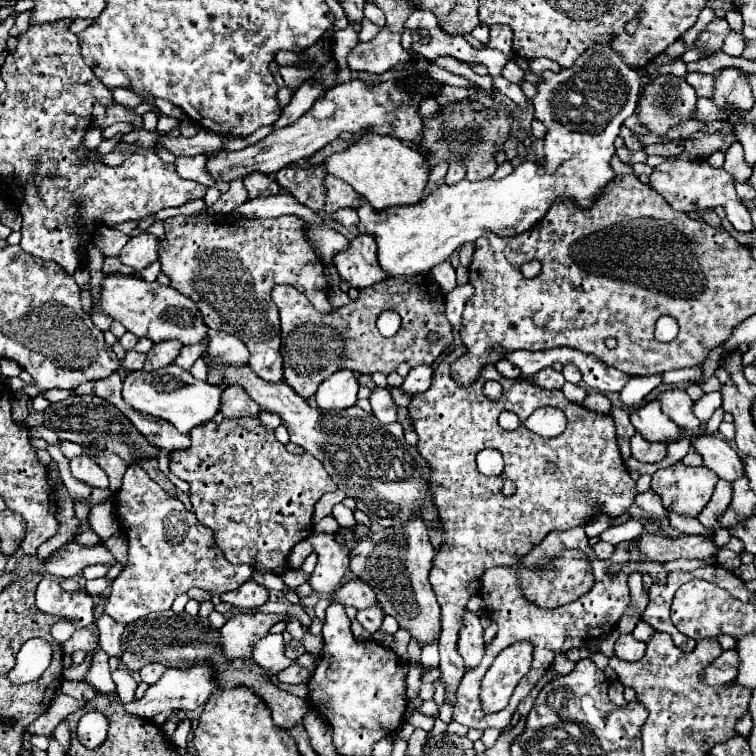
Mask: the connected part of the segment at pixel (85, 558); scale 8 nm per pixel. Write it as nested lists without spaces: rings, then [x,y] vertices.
[[[71,541],[43,561],[43,571],[53,577],[69,579],[81,573],[85,565],[95,565],[95,563],[115,565],[115,557],[101,543],[95,547],[83,547]]]

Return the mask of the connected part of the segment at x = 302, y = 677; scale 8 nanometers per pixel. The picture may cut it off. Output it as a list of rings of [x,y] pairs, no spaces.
[[[297,661],[279,673],[279,681],[285,681],[285,683],[297,685],[297,683],[309,683],[309,679],[311,679],[311,671],[307,667],[301,667]]]

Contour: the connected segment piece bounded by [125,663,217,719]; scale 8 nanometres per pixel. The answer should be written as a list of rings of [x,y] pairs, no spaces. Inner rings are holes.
[[[203,663],[203,665],[197,665],[197,667],[187,667],[187,669],[167,669],[163,673],[163,677],[147,689],[143,699],[127,703],[125,711],[129,715],[137,715],[141,719],[151,719],[153,715],[163,713],[163,711],[191,711],[191,709],[197,709],[199,705],[207,703],[209,695],[217,687],[215,677],[217,677],[217,671],[213,671],[213,667],[209,667],[209,663]]]

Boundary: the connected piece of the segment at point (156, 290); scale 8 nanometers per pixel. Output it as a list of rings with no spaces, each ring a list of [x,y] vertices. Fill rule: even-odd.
[[[107,275],[101,283],[99,301],[91,305],[91,313],[93,311],[109,315],[113,321],[119,321],[133,335],[147,337],[153,343],[179,339],[183,345],[191,345],[199,343],[209,333],[201,319],[201,313],[197,311],[197,305],[189,297],[181,295],[173,287],[161,285],[159,281],[147,283],[137,275]]]

